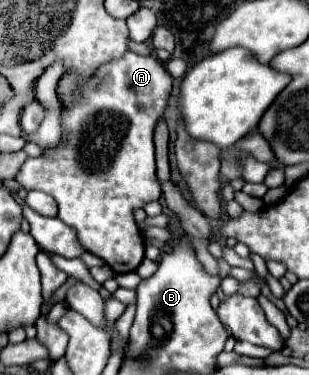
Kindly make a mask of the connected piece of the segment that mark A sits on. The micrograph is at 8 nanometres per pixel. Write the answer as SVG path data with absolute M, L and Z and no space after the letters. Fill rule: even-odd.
M126 51L124 57L116 59L116 61L108 61L104 65L100 65L92 77L88 75L78 75L78 97L60 97L58 103L60 103L60 125L62 125L62 133L68 133L68 137L64 137L64 145L60 145L60 149L44 149L44 153L38 157L38 159L26 159L20 167L20 171L16 173L16 181L22 189L26 191L44 191L48 195L52 195L60 207L60 219L74 227L78 231L78 239L80 243L84 245L86 251L98 255L100 259L104 259L112 269L114 273L128 273L128 271L134 271L142 259L144 259L144 237L140 235L140 229L134 221L134 211L152 203L152 201L158 201L160 199L160 185L158 185L158 179L156 179L156 173L154 173L154 143L152 143L152 135L154 135L154 125L158 123L158 119L162 117L164 109L166 109L166 103L168 103L168 97L170 97L170 89L172 89L172 77L170 73L164 69L164 65L154 57L154 55L138 55L134 51Z

